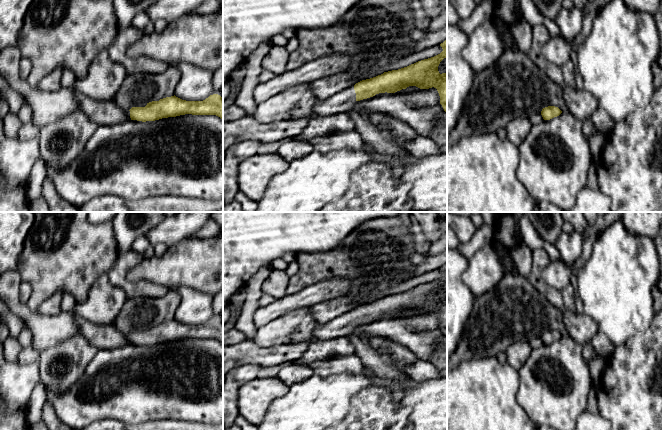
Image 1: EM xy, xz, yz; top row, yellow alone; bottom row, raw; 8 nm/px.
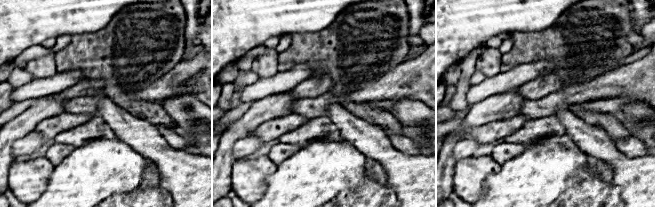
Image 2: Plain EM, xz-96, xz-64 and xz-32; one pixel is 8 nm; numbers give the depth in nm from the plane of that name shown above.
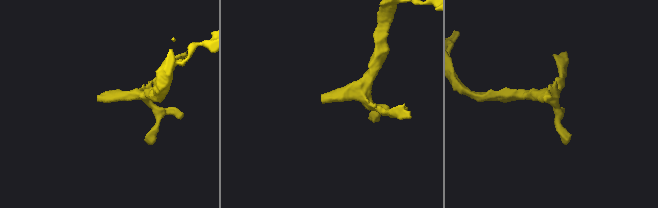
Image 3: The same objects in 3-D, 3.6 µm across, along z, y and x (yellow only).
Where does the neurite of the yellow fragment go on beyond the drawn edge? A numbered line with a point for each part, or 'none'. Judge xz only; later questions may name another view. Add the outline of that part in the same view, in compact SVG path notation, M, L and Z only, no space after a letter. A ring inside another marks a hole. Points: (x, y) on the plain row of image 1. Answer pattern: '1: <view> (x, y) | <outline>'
1: xz (344, 324) | M354 310L344 313L327 323L317 323L314 329L315 340L327 340L330 338L351 334L356 327Z

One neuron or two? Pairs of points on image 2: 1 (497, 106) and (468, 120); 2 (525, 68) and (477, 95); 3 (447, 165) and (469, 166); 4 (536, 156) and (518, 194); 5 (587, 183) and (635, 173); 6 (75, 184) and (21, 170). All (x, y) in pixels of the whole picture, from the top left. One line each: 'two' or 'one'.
1: one
2: one
3: two
4: one
5: two
6: two

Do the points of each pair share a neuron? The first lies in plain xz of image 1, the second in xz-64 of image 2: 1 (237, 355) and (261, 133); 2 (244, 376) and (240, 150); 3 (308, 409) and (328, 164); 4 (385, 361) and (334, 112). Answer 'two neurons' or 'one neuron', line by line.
1: one neuron
2: one neuron
3: one neuron
4: one neuron

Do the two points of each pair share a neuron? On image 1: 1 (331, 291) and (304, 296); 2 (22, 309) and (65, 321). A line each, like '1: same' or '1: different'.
1: same
2: same

